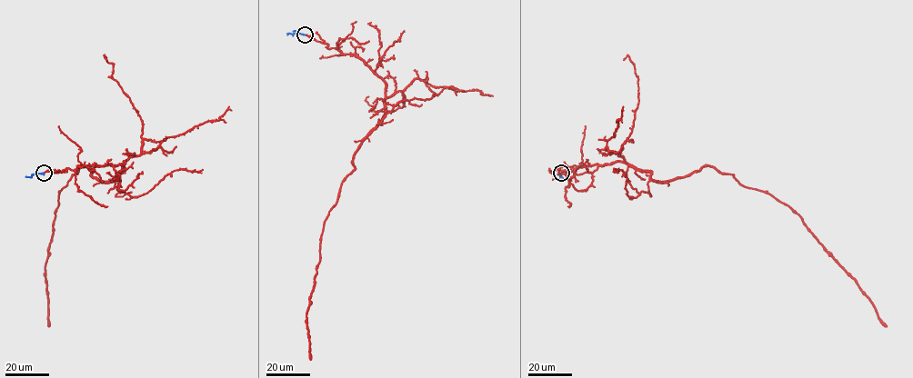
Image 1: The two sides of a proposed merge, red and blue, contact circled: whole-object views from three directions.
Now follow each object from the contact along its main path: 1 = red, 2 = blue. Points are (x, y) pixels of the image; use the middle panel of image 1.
1: (305, 34), (358, 56), (386, 86), (382, 122), (355, 154), (354, 169), (324, 224), (306, 315), (310, 359)
2: (305, 34), (287, 34)

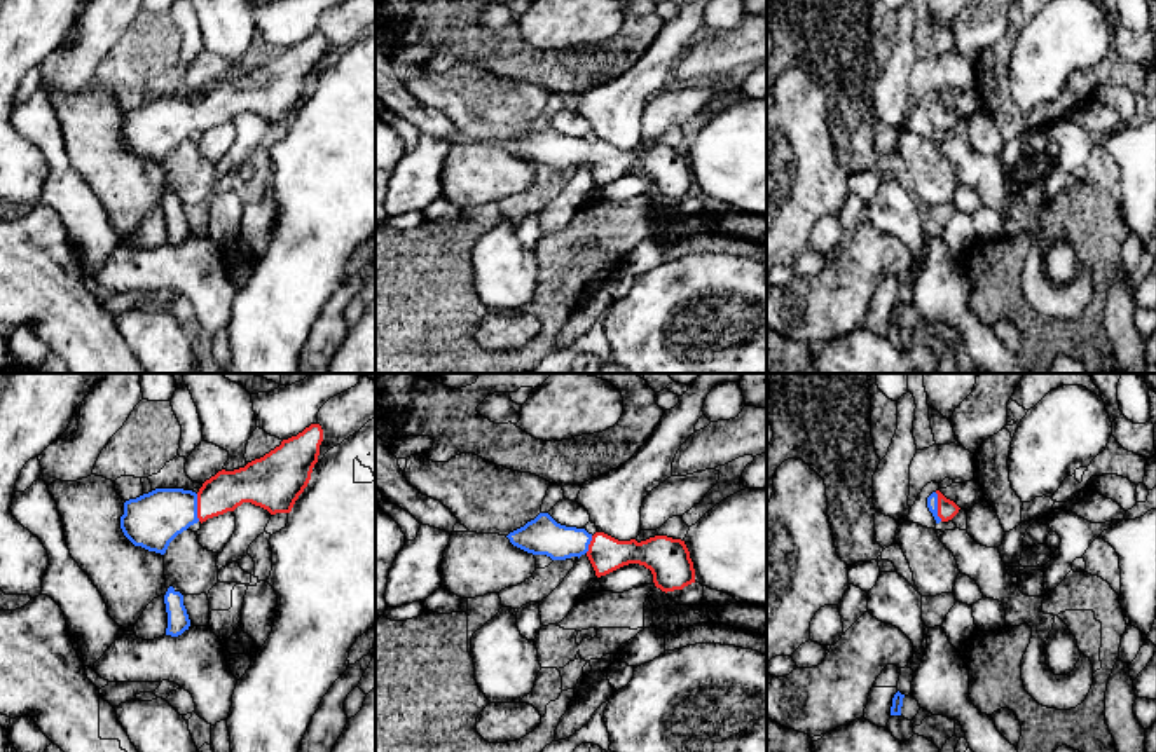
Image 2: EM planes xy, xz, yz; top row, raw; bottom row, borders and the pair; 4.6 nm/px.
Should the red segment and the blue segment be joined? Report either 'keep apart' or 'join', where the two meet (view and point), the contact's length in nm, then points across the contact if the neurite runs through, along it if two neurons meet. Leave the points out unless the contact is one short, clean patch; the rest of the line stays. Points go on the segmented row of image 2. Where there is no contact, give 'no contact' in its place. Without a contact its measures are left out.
join; meets red in yz at (938, 506); contact 140 nm long; runs through yz (947, 510), (938, 506), (933, 499)

